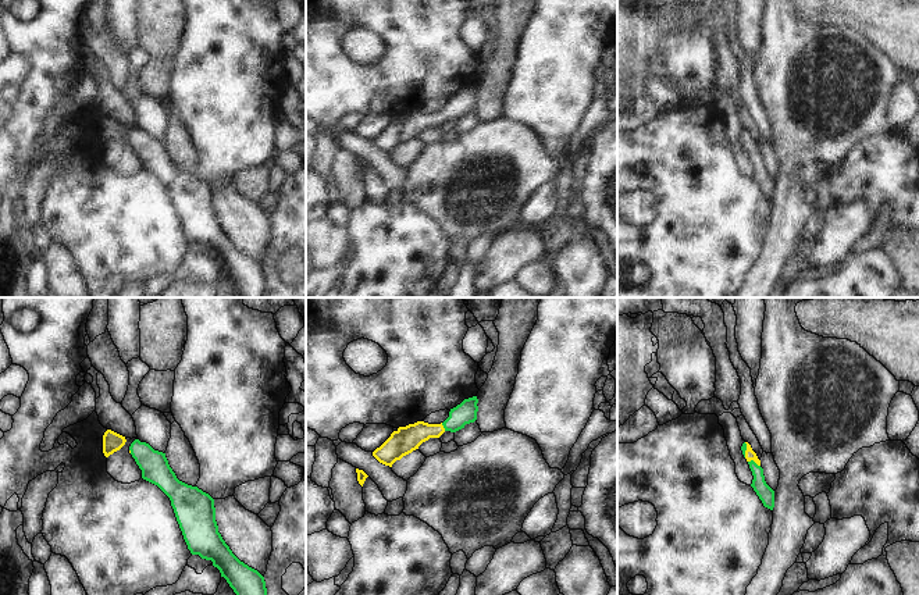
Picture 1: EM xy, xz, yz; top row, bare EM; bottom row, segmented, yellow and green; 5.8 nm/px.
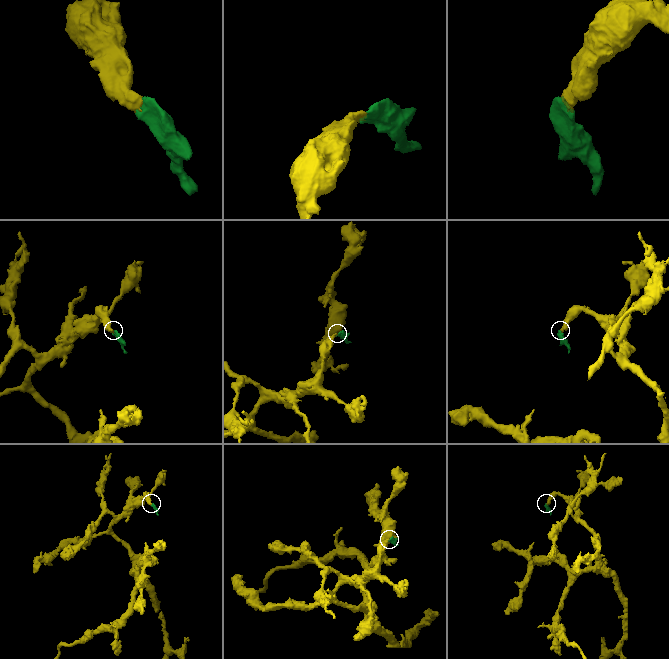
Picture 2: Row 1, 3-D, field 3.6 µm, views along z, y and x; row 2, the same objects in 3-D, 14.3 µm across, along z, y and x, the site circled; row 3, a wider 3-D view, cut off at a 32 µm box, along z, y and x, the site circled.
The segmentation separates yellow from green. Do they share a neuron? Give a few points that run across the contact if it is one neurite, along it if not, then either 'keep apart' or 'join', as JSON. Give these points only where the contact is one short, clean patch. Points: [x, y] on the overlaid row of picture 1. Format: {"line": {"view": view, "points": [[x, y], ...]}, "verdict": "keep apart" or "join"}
{"line": {"view": "yz", "points": [[750, 455], [754, 460], [758, 484], [763, 491]]}, "verdict": "join"}

